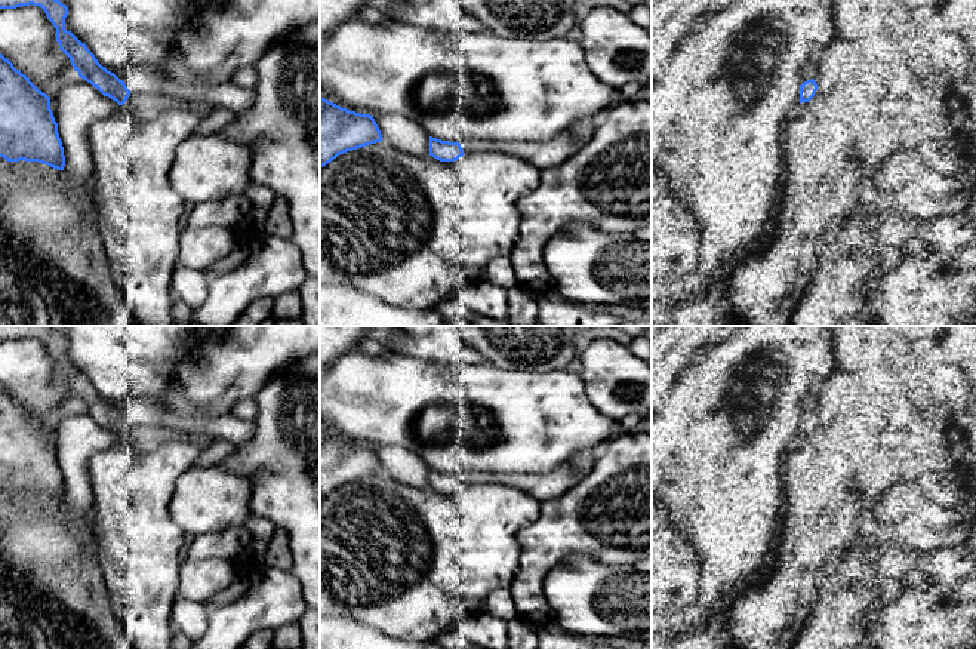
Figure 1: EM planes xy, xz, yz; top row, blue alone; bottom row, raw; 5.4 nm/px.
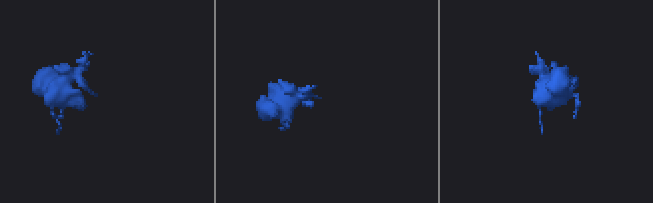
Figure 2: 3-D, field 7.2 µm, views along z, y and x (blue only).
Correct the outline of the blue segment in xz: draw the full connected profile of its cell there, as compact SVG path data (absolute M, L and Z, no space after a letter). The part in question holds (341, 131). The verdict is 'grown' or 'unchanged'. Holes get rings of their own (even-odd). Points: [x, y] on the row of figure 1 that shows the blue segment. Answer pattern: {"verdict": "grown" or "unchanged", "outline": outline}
{"verdict": "unchanged", "outline": "M320 96L320 169L339 154L381 141L373 116L350 111Z"}

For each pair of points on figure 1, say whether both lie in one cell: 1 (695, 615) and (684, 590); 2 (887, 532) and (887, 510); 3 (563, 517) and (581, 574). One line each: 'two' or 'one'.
1: two
2: two
3: two

